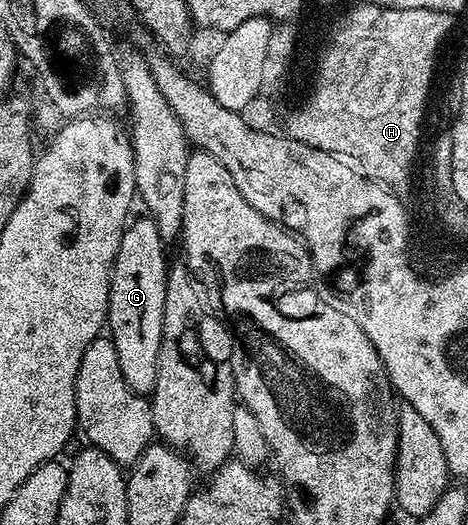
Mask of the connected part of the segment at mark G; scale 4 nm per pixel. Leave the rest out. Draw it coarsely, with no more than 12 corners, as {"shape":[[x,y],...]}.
{"shape":[[147,216],[129,221],[107,333],[136,394],[158,380],[169,259]]}

